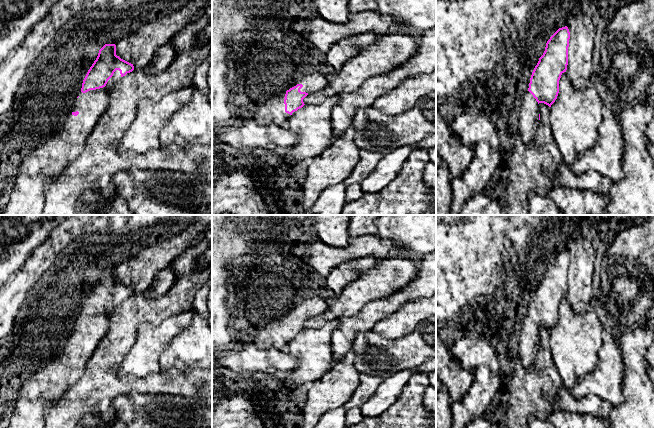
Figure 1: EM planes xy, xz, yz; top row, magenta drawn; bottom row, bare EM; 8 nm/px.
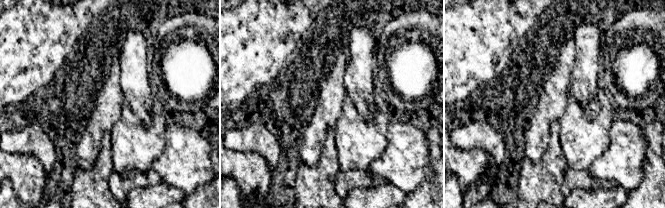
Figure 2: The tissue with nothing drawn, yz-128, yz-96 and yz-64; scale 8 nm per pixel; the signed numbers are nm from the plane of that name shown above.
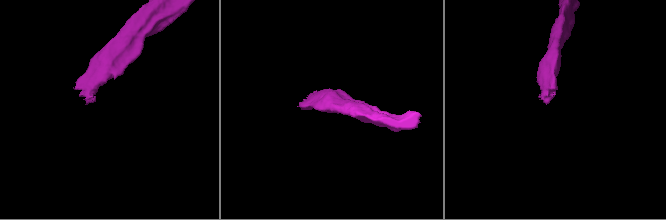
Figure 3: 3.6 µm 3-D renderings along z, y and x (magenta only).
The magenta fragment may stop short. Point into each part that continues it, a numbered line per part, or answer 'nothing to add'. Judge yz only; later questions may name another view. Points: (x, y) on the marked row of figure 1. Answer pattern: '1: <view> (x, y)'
1: yz (528, 122)

